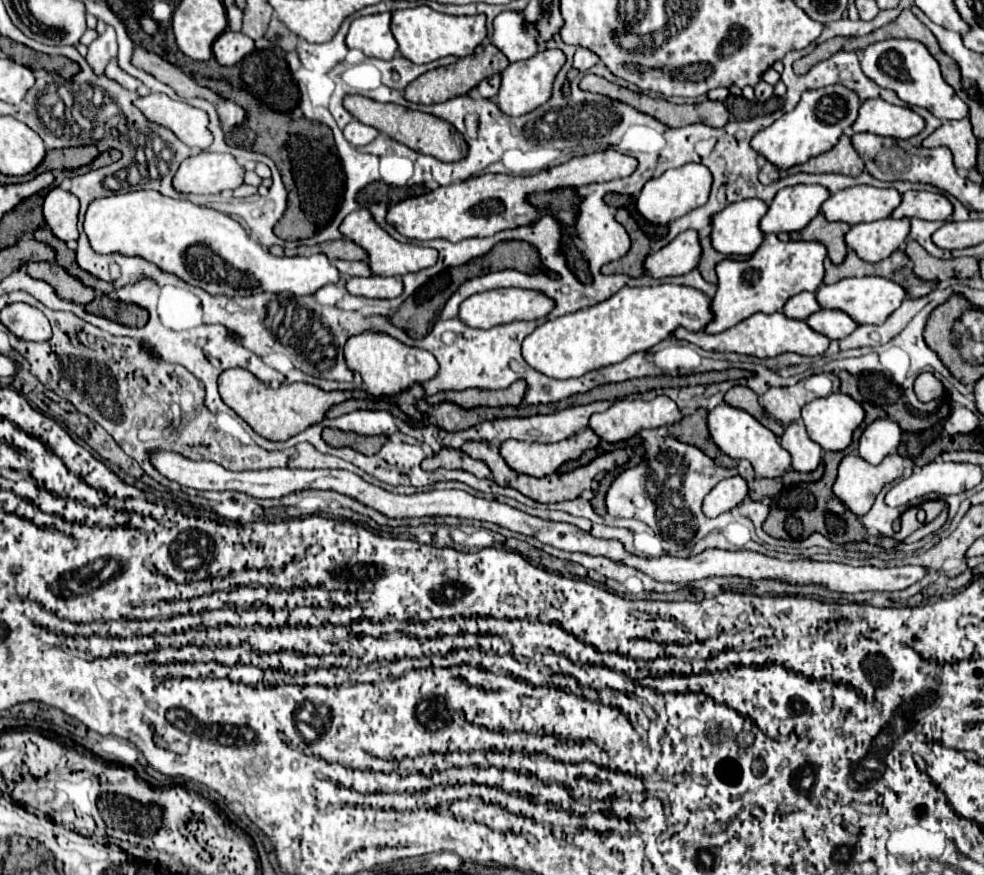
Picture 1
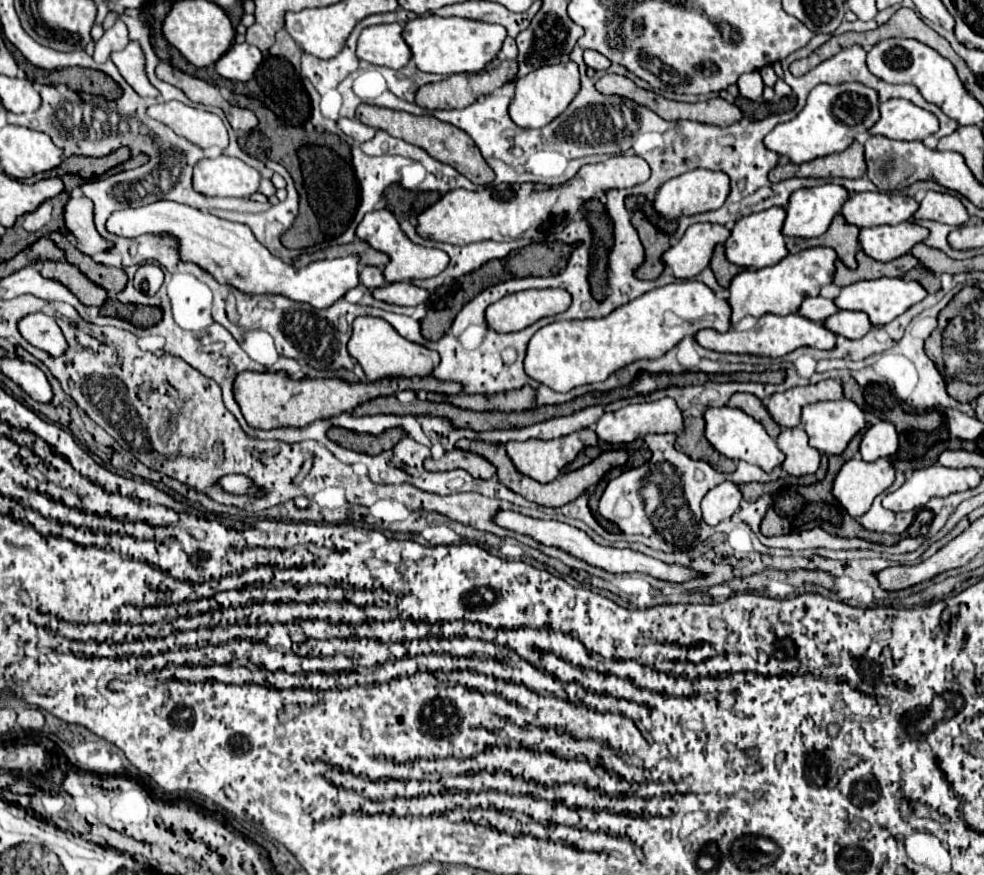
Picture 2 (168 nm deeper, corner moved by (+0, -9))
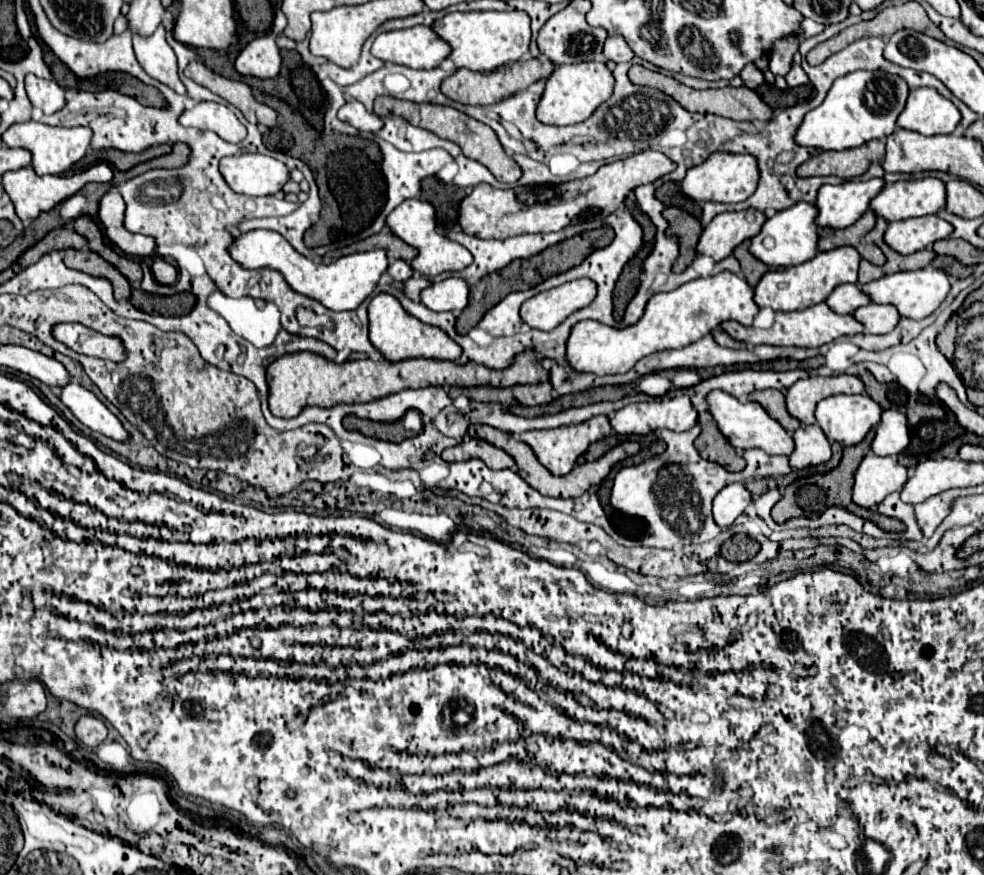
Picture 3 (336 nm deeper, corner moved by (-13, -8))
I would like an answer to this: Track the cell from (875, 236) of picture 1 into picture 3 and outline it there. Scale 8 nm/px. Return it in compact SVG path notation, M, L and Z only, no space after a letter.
M937 216L907 218L889 224L885 230L885 242L899 254L913 254L929 248L935 240L949 238L951 232L953 226Z

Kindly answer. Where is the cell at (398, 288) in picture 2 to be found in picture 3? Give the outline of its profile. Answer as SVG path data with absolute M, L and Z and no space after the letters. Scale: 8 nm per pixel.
M447 278L421 290L421 302L437 312L461 312L467 306L469 286L461 278Z

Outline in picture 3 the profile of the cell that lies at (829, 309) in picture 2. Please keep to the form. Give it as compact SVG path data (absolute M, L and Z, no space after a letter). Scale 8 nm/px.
M841 284L825 300L825 304L831 306L831 310L837 314L853 314L859 306L865 306L869 302L871 300L861 292L857 284Z

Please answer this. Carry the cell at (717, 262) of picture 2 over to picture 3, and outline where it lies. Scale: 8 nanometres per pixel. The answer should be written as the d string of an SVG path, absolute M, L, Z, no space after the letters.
M733 254L733 256L739 260L741 272L743 272L743 276L745 276L749 286L755 286L759 282L759 278L769 270L767 264L763 264L761 260L753 258L751 254Z

